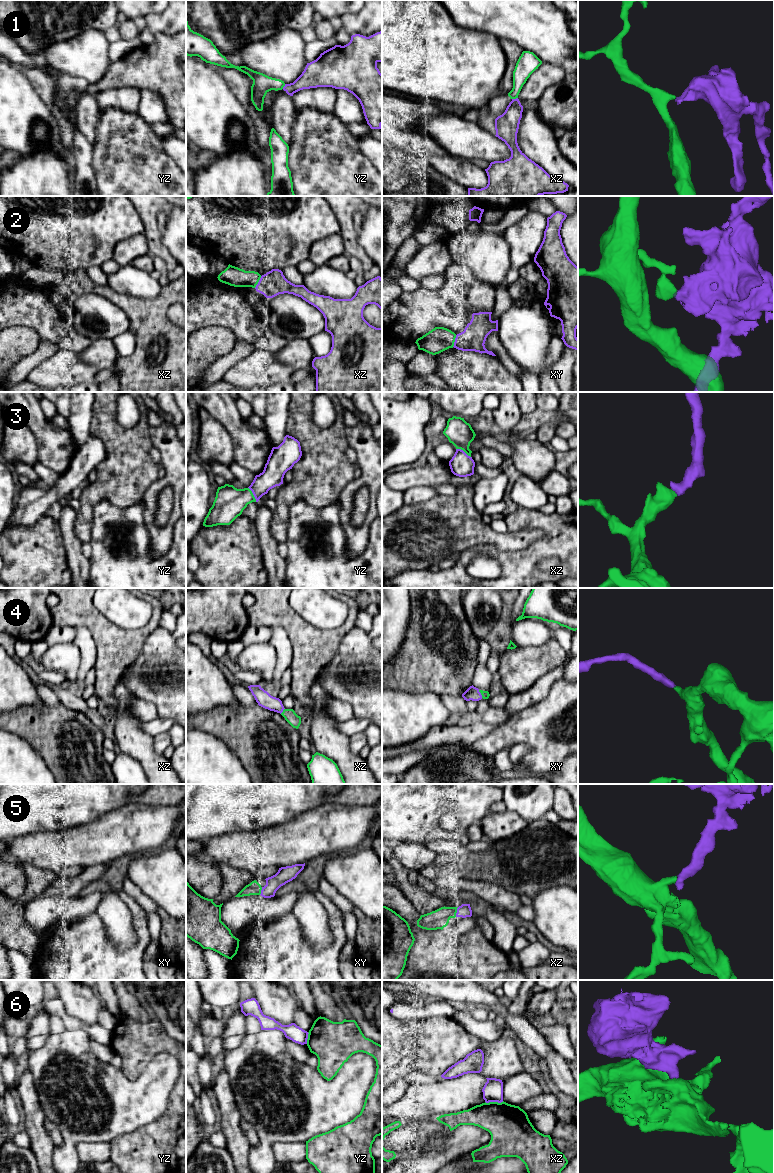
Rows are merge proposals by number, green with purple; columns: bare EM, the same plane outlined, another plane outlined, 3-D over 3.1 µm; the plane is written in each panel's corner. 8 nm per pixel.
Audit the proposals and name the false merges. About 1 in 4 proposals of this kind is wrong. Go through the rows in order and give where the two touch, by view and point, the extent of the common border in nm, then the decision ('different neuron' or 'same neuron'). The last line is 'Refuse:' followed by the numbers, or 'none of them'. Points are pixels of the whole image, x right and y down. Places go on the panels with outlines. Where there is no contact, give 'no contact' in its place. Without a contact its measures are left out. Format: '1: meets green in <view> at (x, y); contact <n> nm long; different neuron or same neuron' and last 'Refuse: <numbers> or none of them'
1: meets green in xz at (514, 98); contact 50 nm long; different neuron
2: meets green in xz at (258, 281); contact 110 nm long; different neuron
3: meets green in xz at (463, 450); contact 140 nm long; same neuron
4: meets green in xy at (481, 694); contact 70 nm long; same neuron
5: meets green in xz at (456, 912); contact 80 nm long; same neuron
6: meets green in xz at (494, 1102); contact 150 nm long; different neuron
Refuse: 1, 2, 6

